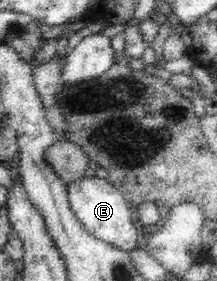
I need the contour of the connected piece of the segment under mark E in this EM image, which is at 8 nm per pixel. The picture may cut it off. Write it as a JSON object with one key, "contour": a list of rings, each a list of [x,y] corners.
{"contour":[[[86,175],[68,183],[67,192],[69,205],[75,212],[83,229],[91,233],[97,240],[113,245],[123,251],[133,251],[137,248],[138,231],[135,227],[133,212],[129,201],[111,182],[97,176]]]}

